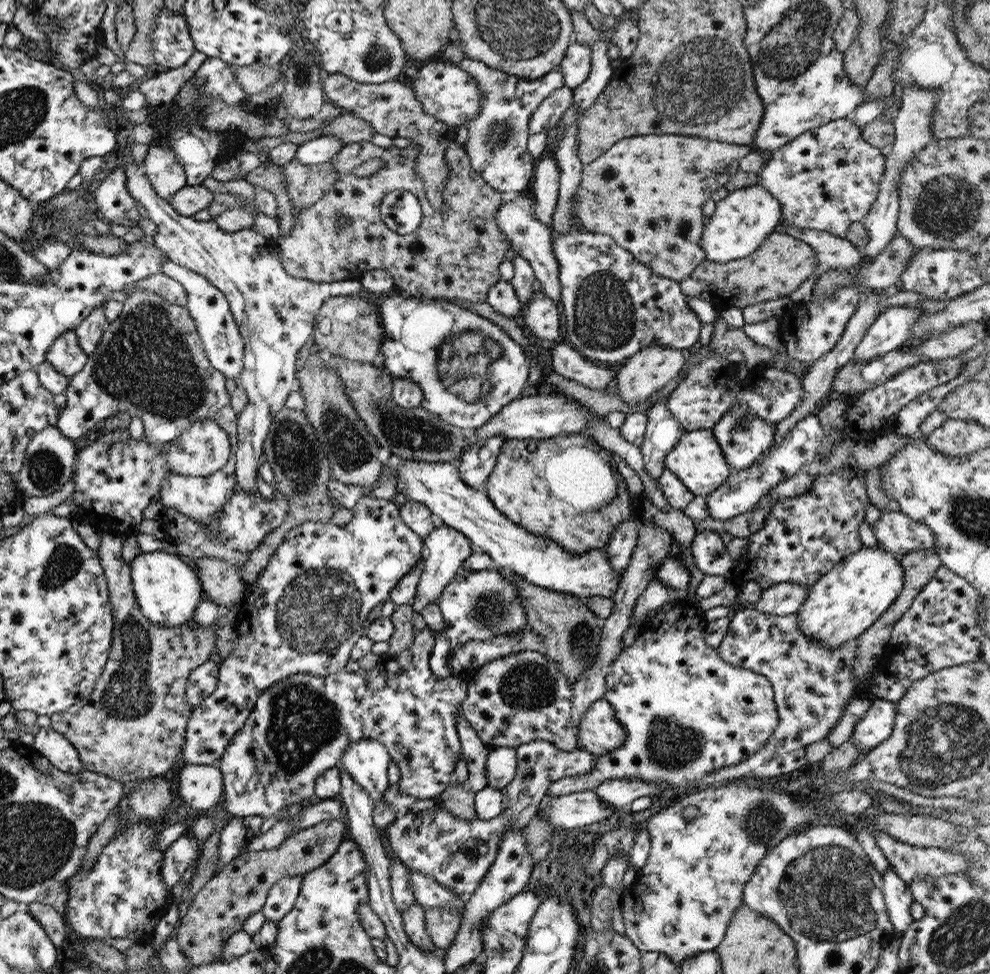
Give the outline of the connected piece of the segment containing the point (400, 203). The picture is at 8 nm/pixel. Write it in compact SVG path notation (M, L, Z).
M394 190L389 192L379 206L384 224L399 235L414 232L421 223L423 212L421 204L411 192Z

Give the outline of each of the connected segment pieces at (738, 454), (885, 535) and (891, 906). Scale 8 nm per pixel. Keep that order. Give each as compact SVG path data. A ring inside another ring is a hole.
M735 404L717 423L713 426L713 436L718 441L725 461L732 472L744 470L752 466L767 448L772 444L775 426L777 423L762 420L751 410L741 404Z
M900 511L880 512L873 531L878 545L898 560L911 550L936 552L932 532Z
M888 866L882 875L883 895L887 911L893 924L895 935L900 936L914 922L910 915L910 905L915 900L907 882L897 876L897 872Z

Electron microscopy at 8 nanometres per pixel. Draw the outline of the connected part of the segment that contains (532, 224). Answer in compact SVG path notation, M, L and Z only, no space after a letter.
M528 190L506 196L500 205L496 220L500 230L509 240L510 249L516 252L516 255L529 260L535 277L540 281L543 294L557 305L561 302L560 265L553 253L553 232L551 227L542 224L535 217L534 207Z

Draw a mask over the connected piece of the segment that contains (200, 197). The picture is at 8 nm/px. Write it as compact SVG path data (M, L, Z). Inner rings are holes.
M202 183L194 186L186 185L173 194L168 201L178 214L192 217L193 214L206 210L215 194Z

